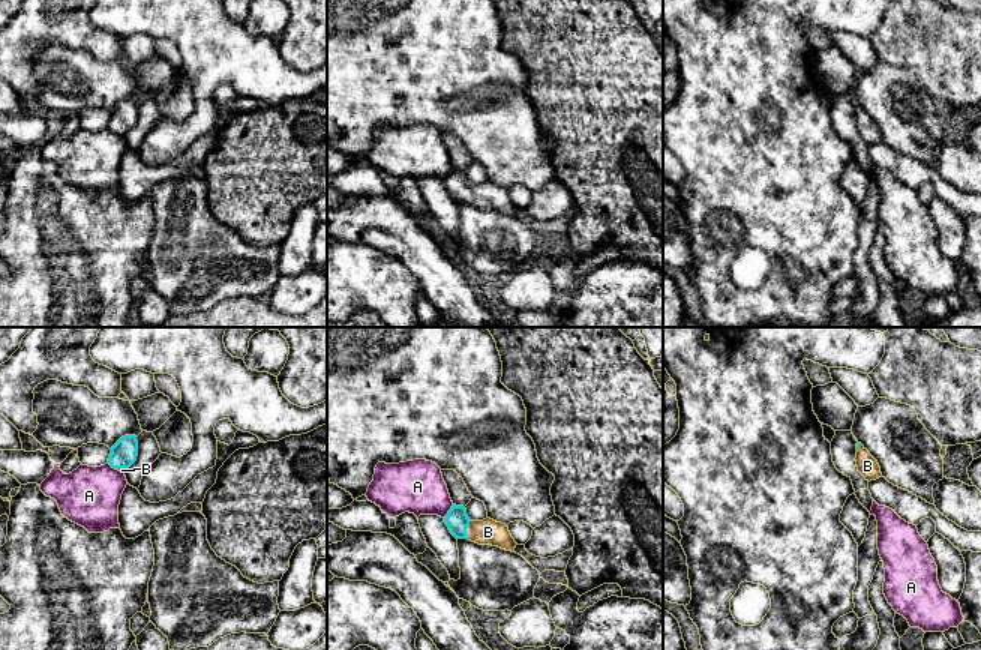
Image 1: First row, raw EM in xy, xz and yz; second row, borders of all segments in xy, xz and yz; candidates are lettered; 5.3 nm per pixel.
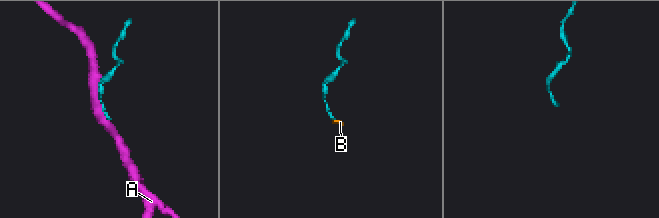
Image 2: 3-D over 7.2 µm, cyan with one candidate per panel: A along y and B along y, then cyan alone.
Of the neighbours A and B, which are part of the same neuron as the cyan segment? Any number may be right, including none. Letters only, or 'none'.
B

